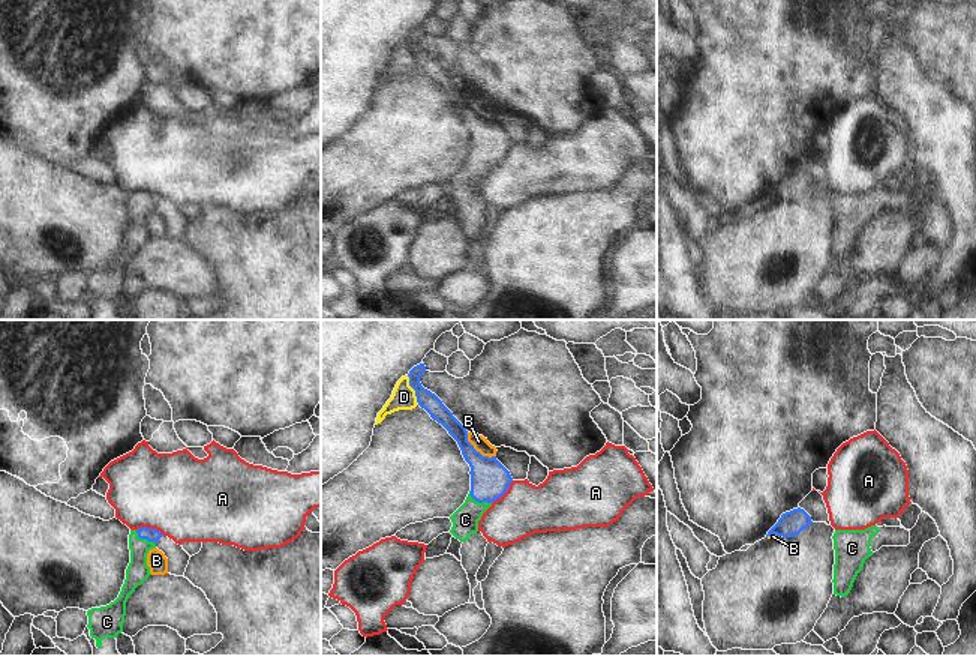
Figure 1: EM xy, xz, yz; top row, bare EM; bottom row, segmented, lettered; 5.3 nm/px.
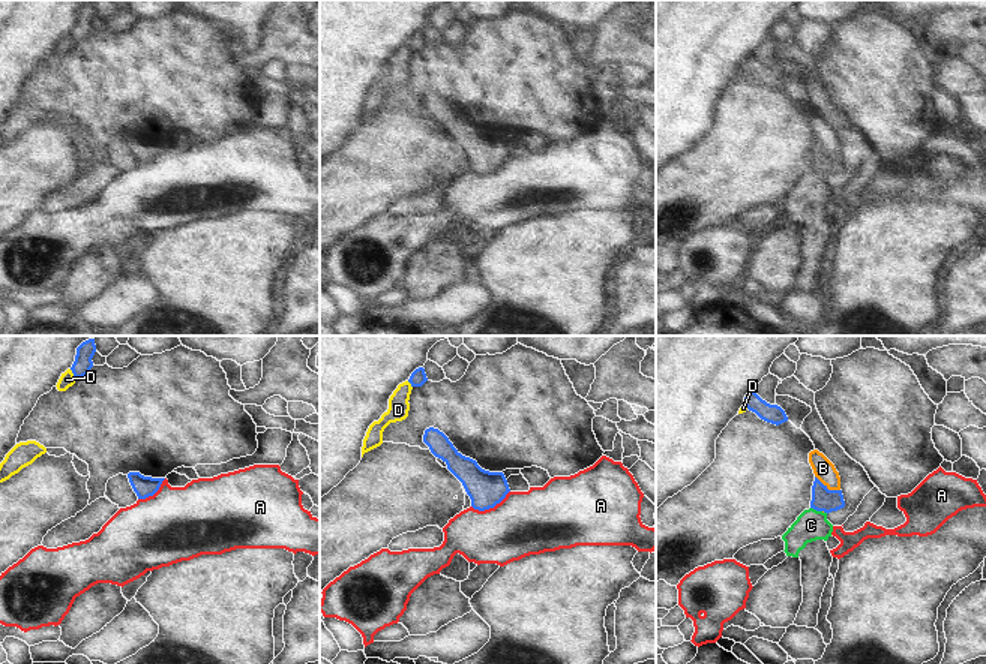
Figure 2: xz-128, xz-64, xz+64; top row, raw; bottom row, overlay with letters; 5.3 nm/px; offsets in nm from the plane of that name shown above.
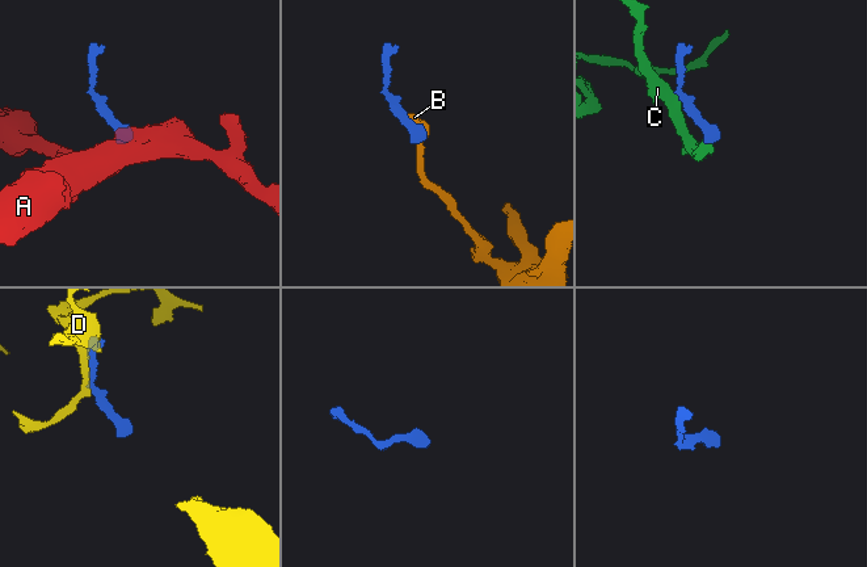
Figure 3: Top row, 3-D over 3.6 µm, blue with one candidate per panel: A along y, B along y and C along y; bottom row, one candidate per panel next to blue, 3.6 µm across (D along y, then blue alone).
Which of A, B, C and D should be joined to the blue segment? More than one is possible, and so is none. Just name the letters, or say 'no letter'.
C

